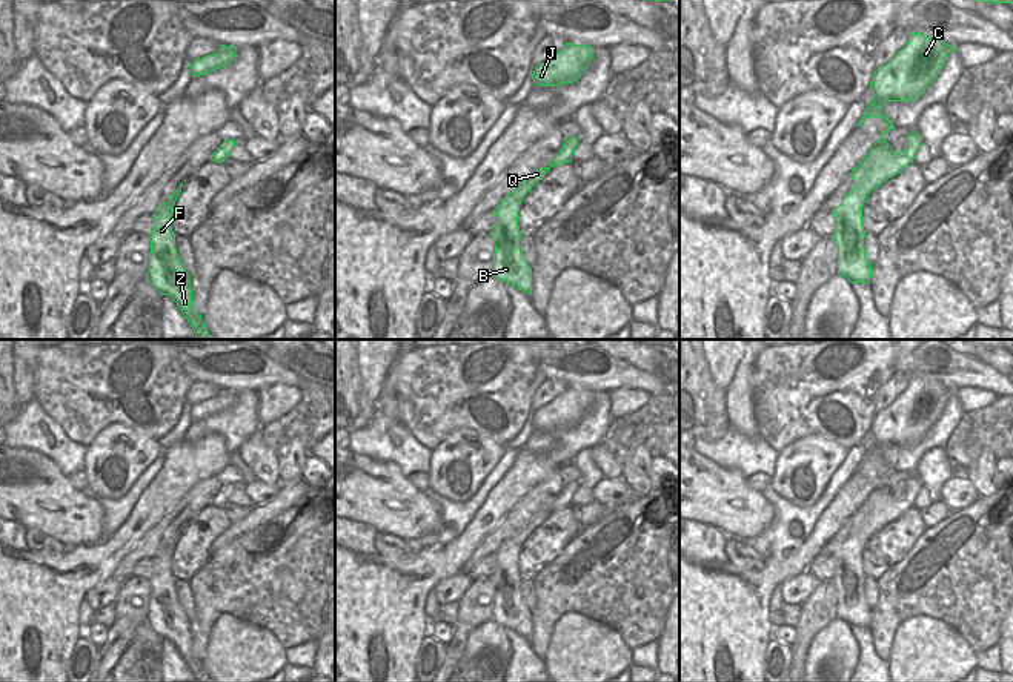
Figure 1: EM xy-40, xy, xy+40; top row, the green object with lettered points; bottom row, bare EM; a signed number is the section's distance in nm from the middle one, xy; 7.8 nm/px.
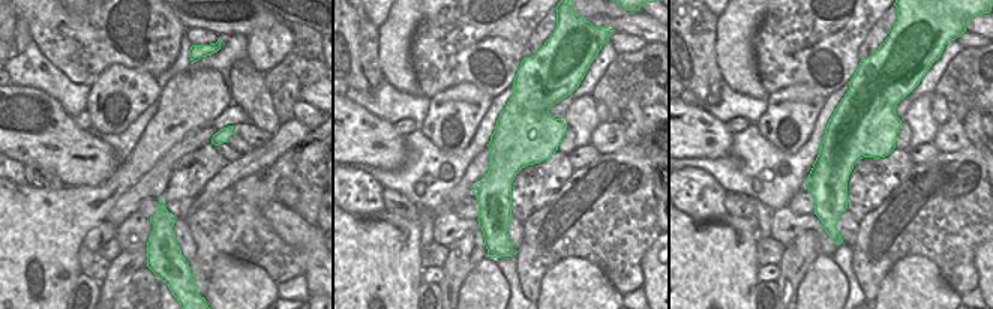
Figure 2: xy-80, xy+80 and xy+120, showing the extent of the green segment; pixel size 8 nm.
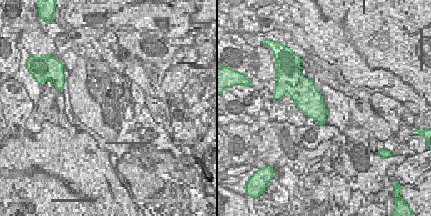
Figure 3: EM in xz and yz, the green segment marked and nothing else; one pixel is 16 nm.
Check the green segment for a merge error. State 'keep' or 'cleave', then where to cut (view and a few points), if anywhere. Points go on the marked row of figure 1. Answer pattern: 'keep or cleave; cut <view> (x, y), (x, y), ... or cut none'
keep; cut none

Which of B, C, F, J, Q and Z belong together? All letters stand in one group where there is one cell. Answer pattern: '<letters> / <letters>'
B C F J Q Z

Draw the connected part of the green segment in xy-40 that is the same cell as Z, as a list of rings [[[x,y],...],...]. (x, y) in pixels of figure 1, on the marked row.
[[[183,183],[180,184],[180,189],[175,190],[172,195],[168,197],[168,201],[163,203],[154,214],[154,220],[155,220],[155,226],[154,229],[151,230],[151,233],[148,235],[149,240],[151,240],[151,253],[149,253],[149,269],[146,272],[146,280],[161,293],[161,295],[169,295],[174,298],[174,301],[177,303],[178,309],[181,310],[181,313],[184,315],[184,318],[188,319],[188,323],[191,324],[194,333],[195,333],[195,338],[194,339],[214,339],[212,335],[208,332],[208,329],[204,327],[204,323],[201,319],[201,315],[195,313],[194,309],[192,309],[192,287],[189,284],[189,273],[186,272],[184,266],[181,264],[180,261],[180,257],[177,253],[177,249],[175,249],[175,233],[171,227],[171,217],[174,214],[174,206],[175,206],[175,201],[181,192],[181,186]]]

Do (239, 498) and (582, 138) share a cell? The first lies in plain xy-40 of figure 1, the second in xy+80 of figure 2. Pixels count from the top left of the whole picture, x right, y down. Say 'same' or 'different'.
different

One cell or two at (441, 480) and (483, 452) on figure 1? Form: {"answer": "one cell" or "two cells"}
{"answer": "one cell"}

